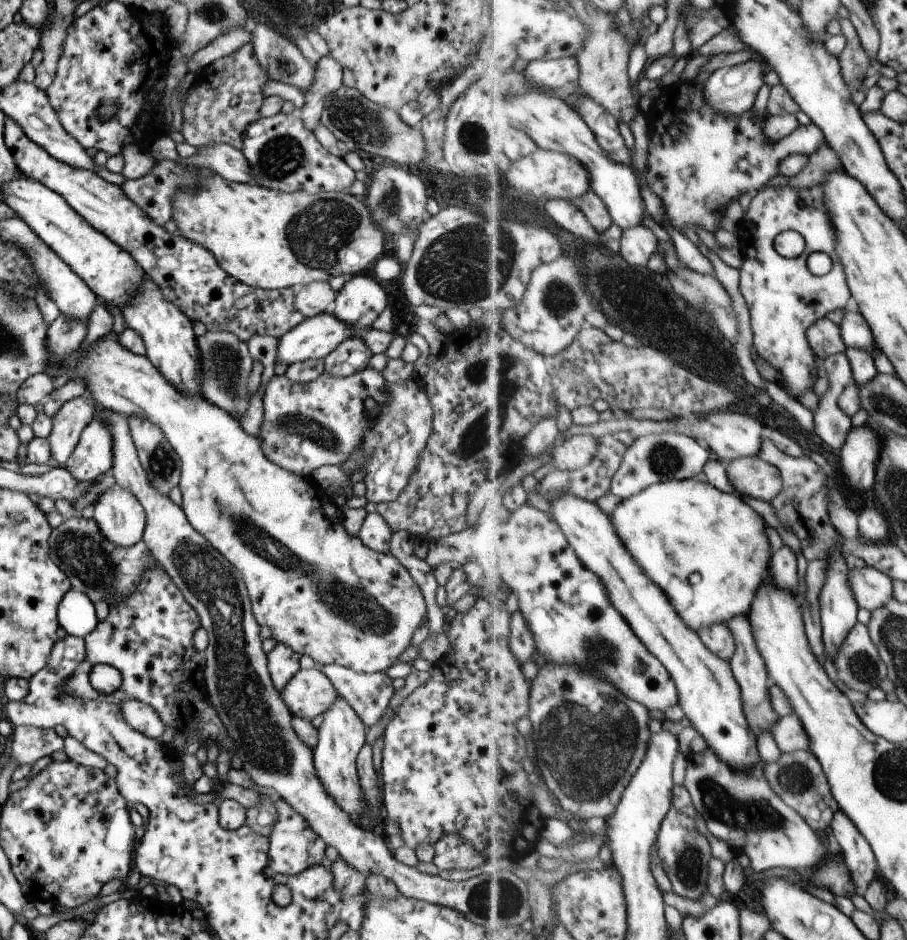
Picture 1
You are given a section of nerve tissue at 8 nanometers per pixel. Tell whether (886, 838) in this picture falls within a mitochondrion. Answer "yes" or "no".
no

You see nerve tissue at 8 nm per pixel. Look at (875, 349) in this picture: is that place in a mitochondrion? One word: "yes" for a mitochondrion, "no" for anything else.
no

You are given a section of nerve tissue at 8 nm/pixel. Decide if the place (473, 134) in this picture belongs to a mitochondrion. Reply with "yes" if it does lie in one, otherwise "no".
no

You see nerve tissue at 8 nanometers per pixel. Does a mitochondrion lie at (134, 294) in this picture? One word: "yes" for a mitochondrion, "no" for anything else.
no

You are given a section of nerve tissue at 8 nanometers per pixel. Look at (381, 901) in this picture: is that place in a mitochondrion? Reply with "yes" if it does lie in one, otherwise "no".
no

